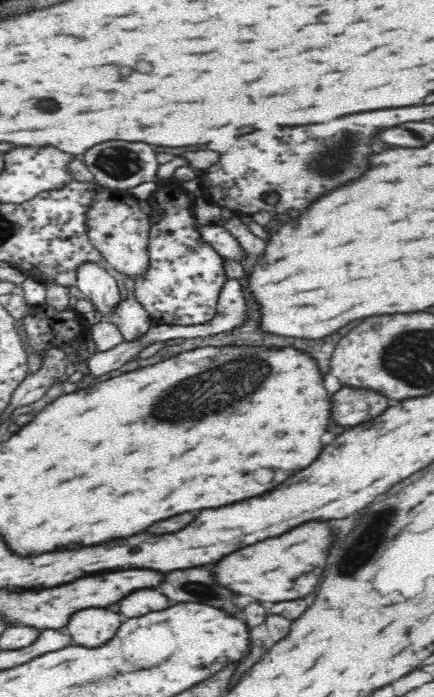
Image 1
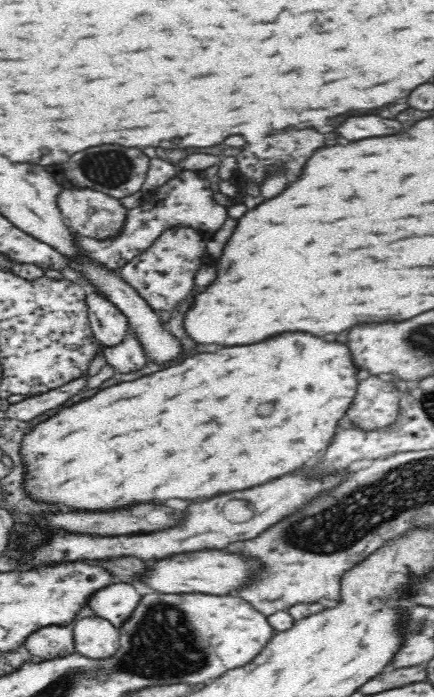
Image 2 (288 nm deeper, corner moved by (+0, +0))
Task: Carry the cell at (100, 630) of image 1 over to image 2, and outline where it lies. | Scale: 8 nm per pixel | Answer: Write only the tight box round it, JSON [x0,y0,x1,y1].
[72,616,120,660]

